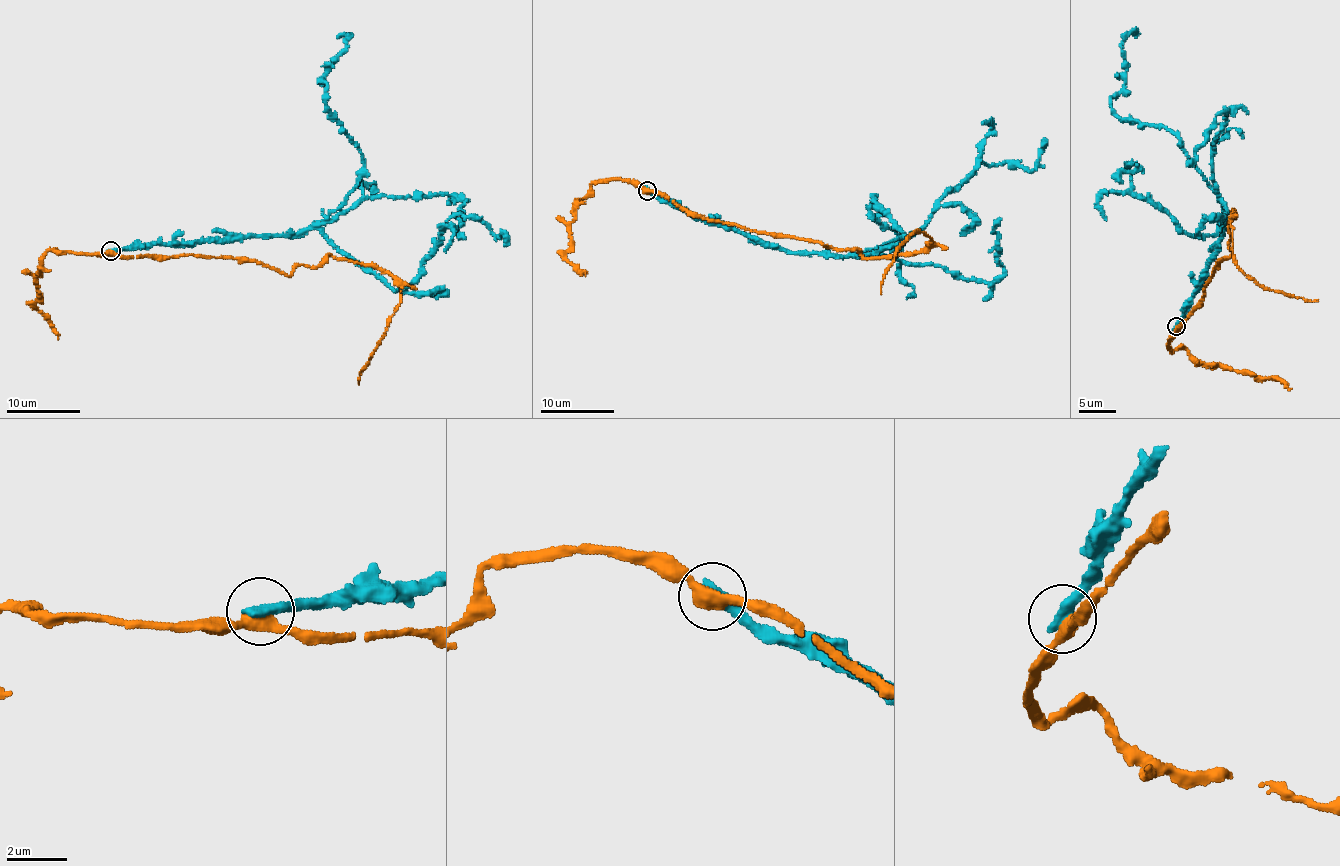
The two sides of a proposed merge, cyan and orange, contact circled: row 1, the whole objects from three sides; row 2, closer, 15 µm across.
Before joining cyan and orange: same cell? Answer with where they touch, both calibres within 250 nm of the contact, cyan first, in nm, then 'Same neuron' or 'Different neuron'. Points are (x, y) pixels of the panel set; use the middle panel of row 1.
Place: (647, 190). Thickness 460 nm (cyan) against 400 nm. Different neuron

